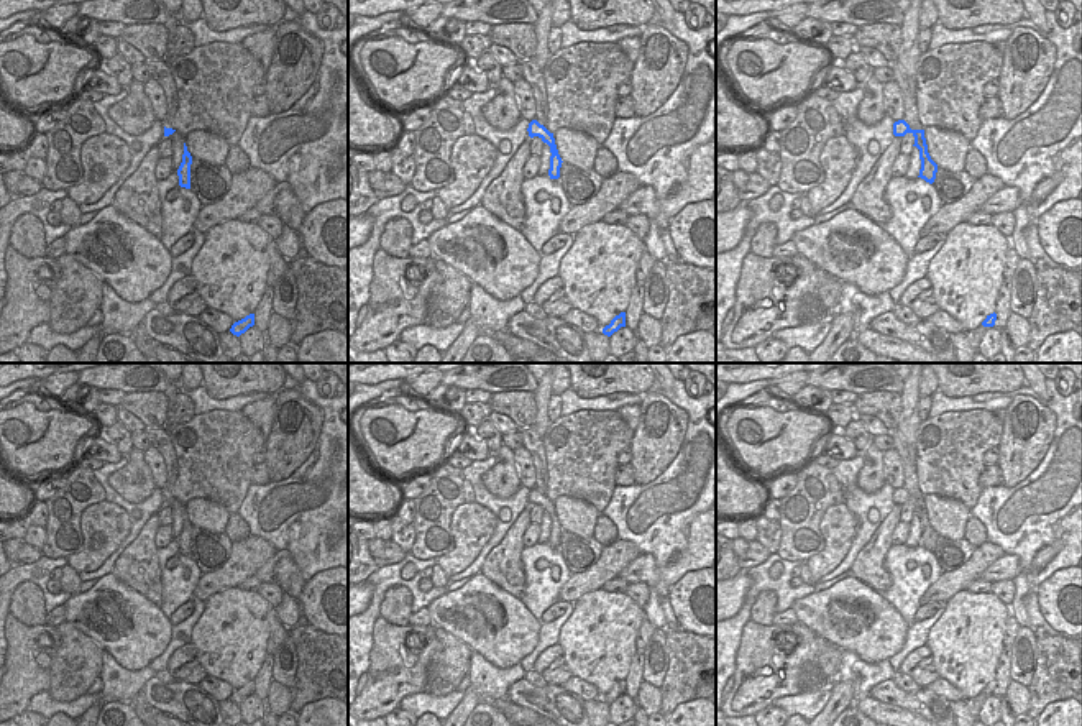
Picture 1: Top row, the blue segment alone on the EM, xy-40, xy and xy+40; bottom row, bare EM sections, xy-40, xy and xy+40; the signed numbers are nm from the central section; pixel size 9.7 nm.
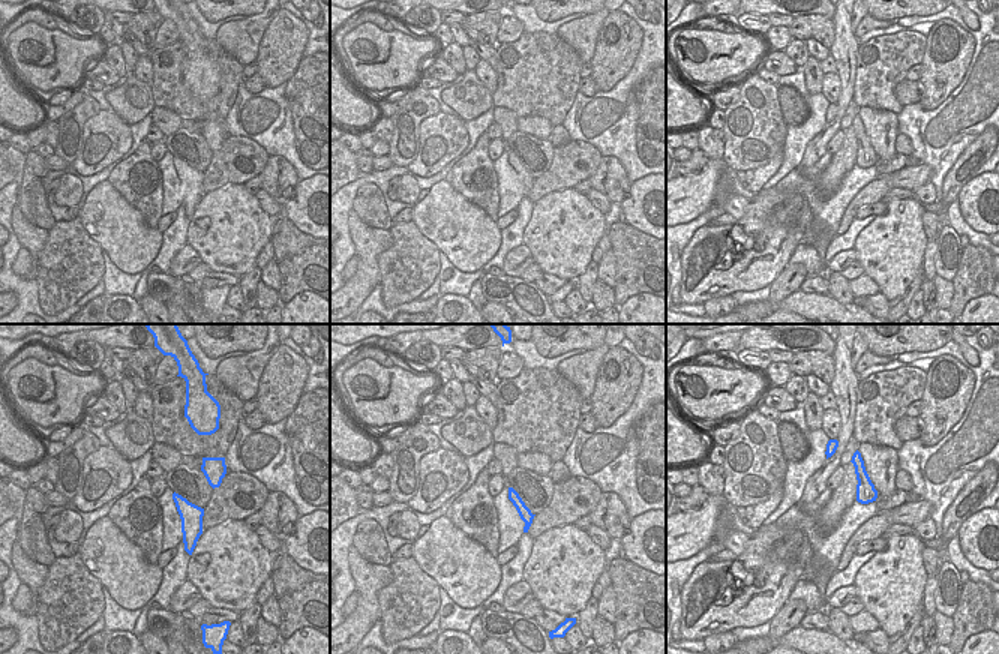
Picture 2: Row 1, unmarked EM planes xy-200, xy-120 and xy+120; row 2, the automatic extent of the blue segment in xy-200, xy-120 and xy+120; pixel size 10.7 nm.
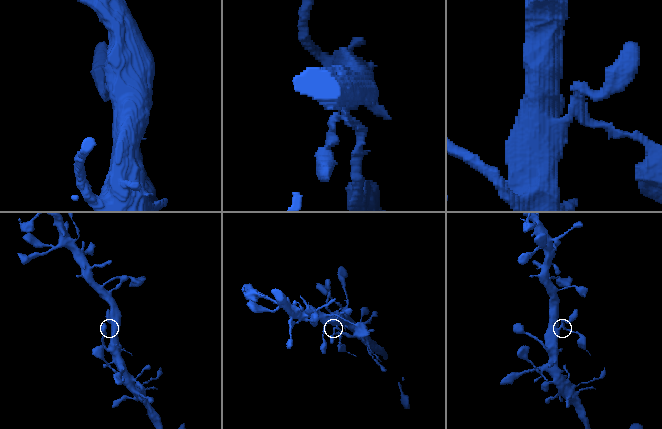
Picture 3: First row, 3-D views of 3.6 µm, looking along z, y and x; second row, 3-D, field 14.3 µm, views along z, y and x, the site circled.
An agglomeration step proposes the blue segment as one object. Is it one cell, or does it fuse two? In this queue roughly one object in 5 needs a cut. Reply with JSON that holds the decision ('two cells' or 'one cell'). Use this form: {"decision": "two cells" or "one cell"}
{"decision": "one cell"}

